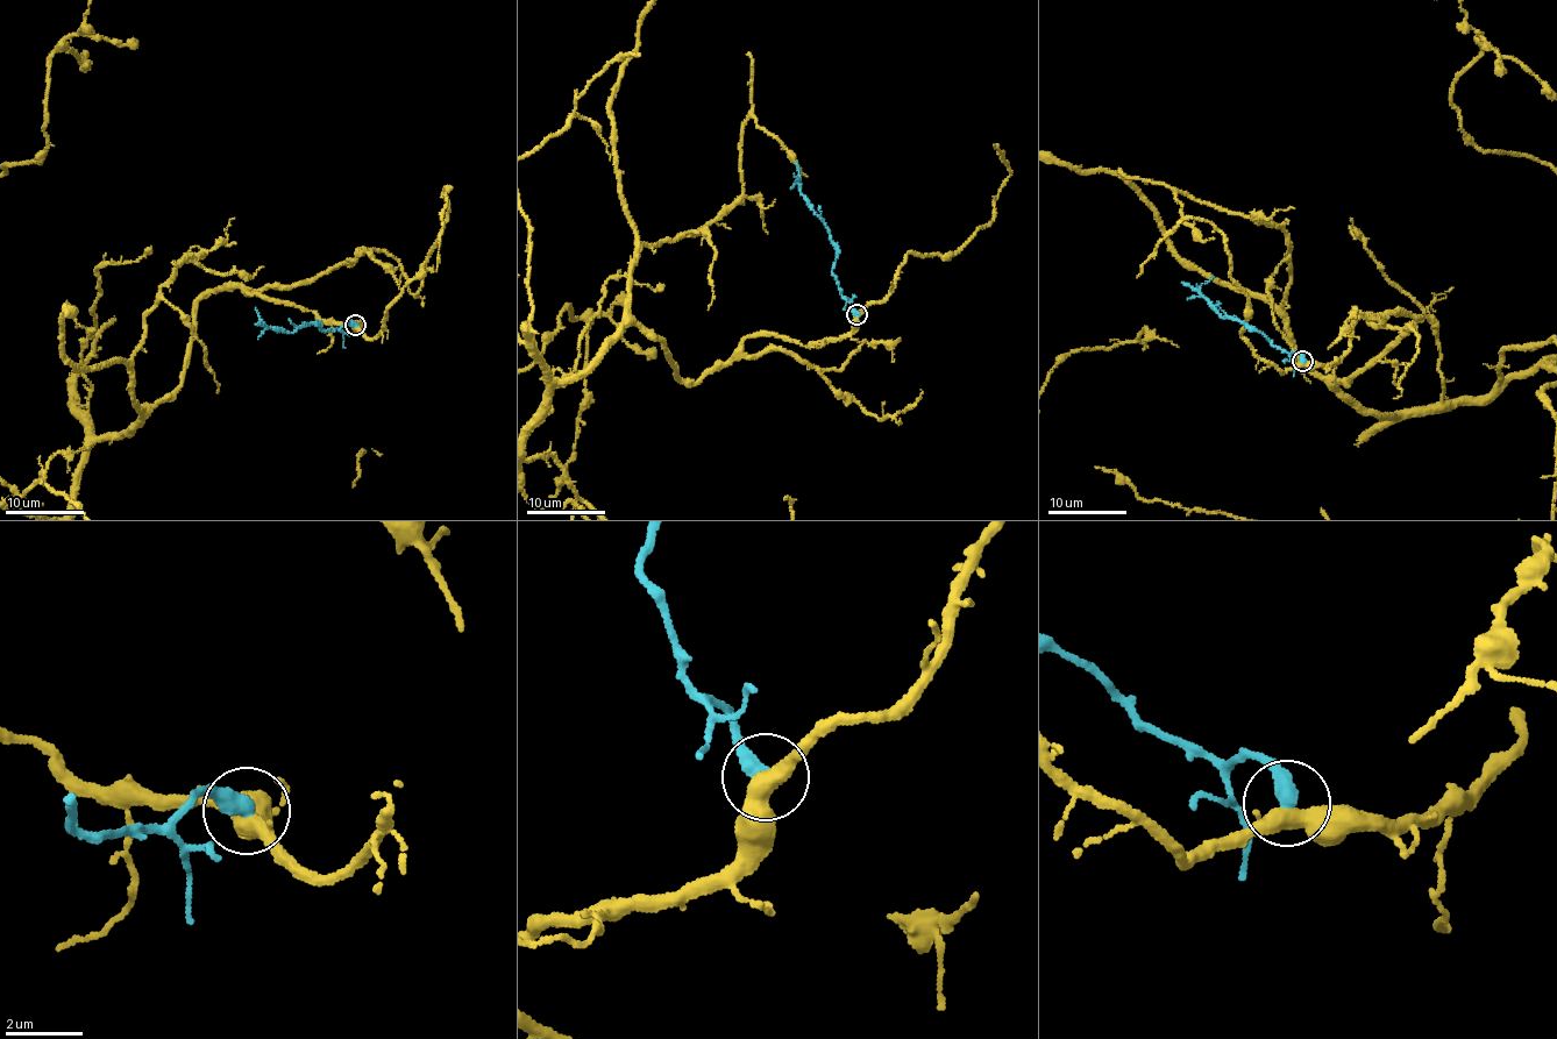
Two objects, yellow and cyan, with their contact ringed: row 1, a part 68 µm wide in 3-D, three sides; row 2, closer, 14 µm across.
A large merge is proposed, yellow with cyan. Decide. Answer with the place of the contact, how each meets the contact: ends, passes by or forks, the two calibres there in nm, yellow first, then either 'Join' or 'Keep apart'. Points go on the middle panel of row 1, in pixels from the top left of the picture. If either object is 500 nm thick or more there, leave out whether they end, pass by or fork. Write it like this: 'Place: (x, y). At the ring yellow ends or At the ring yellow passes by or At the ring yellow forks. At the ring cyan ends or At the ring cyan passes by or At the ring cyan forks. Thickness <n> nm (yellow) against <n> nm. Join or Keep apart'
Place: (857, 314). At the ring yellow passes by. At the ring cyan ends. Thickness 460 nm (yellow) against 480 nm. Keep apart

